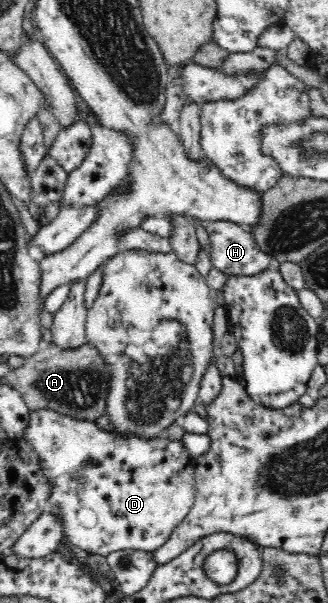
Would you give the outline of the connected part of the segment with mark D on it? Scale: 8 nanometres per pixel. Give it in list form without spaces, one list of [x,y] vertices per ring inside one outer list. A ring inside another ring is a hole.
[[[40,409],[31,411],[29,414],[29,425],[23,434],[23,439],[27,440],[33,450],[39,456],[41,471],[51,484],[52,492],[48,499],[47,510],[61,518],[64,525],[66,540],[86,551],[88,554],[101,554],[116,551],[137,550],[142,552],[154,552],[158,550],[172,534],[172,531],[184,520],[189,513],[195,499],[195,460],[186,453],[182,441],[168,440],[165,434],[160,434],[153,439],[142,439],[142,437],[120,437],[114,431],[103,432],[96,427],[95,421],[79,421],[69,416],[62,416],[52,409]]]

